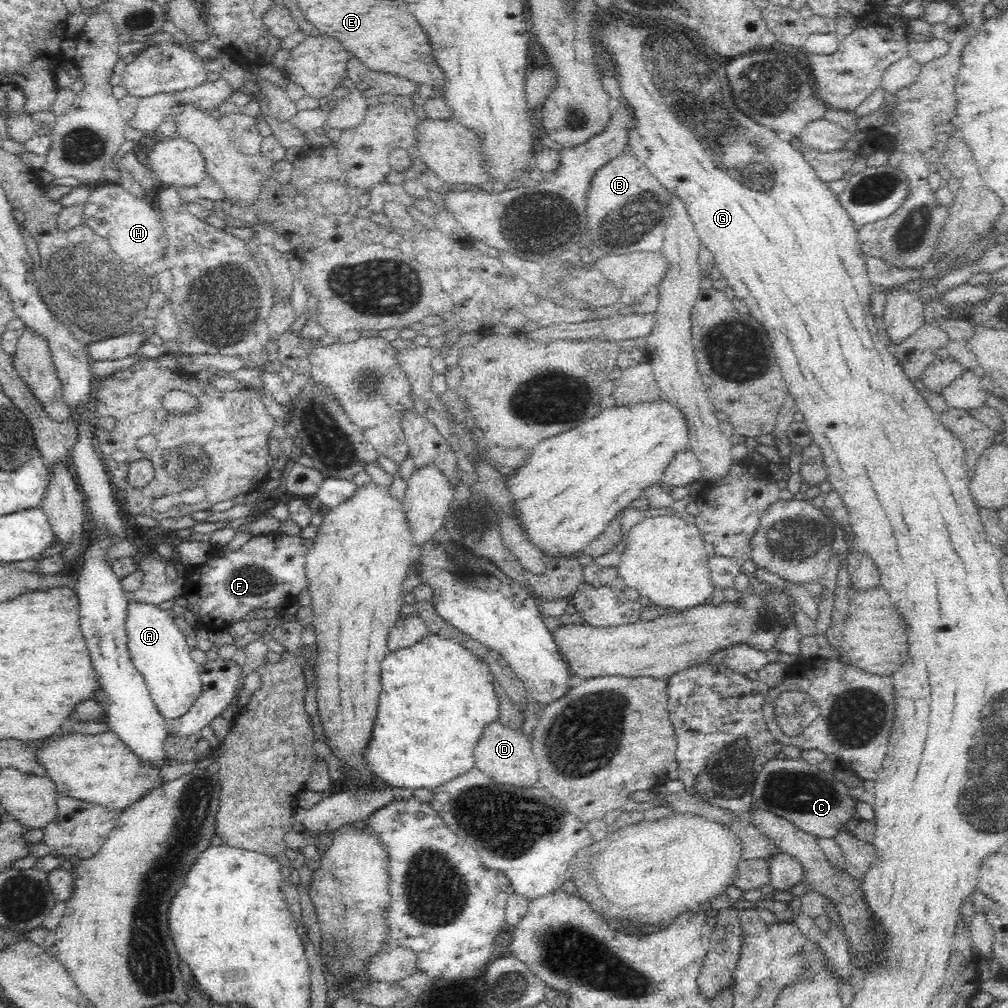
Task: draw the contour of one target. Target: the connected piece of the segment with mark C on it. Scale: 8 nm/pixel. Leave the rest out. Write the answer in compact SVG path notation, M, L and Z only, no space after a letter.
M802 758L768 760L752 792L758 808L791 821L815 838L836 838L844 823L853 817L859 818L856 814L859 800L852 799L850 788L839 782L834 774L823 772Z

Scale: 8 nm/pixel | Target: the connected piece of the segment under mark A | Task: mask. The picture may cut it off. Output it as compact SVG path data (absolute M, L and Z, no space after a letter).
M138 601L127 604L125 627L133 665L144 677L160 714L167 720L182 716L202 692L199 664L194 662L184 634L167 610L157 604Z

